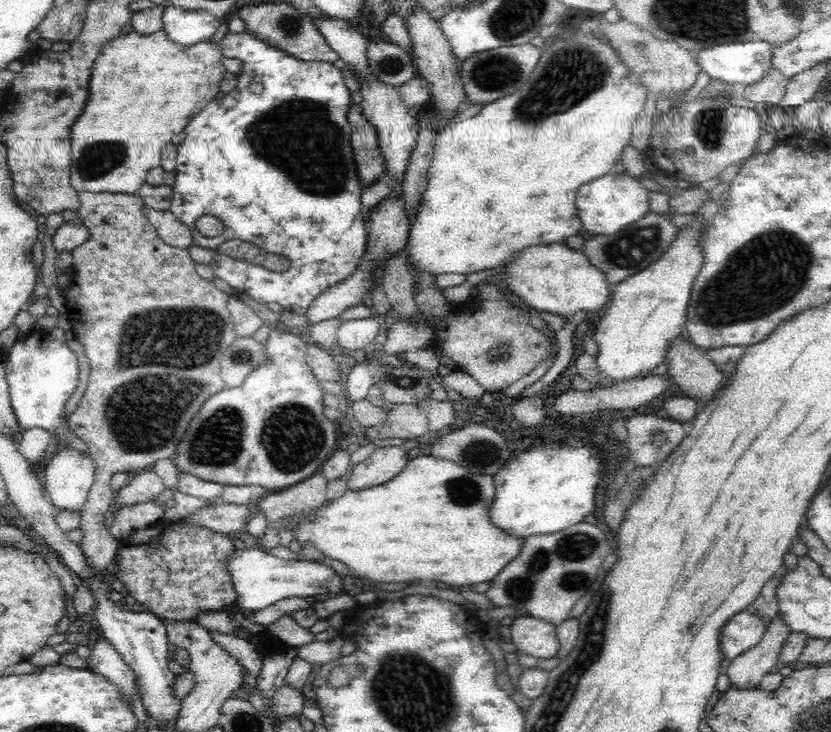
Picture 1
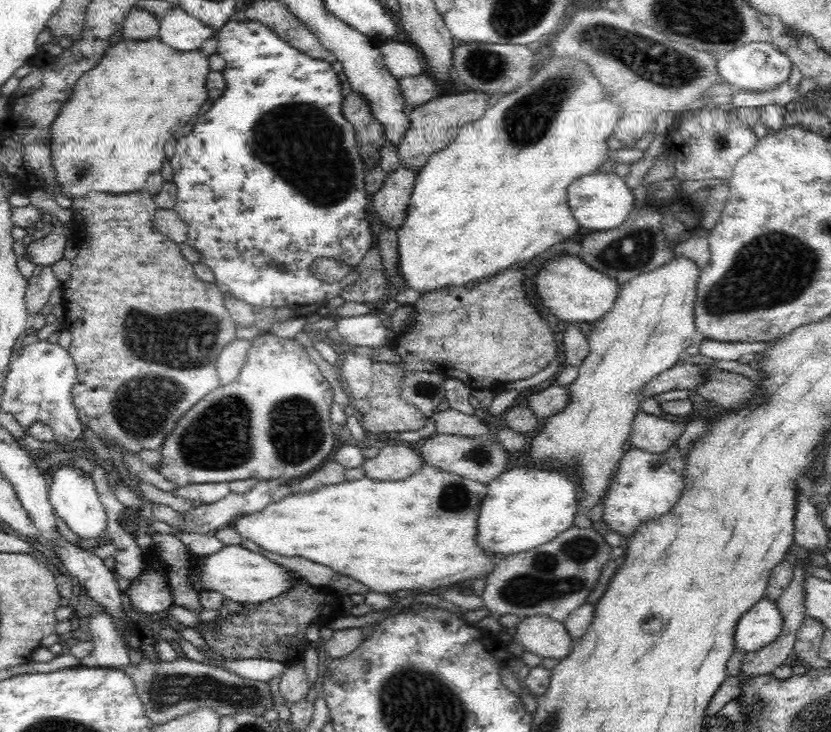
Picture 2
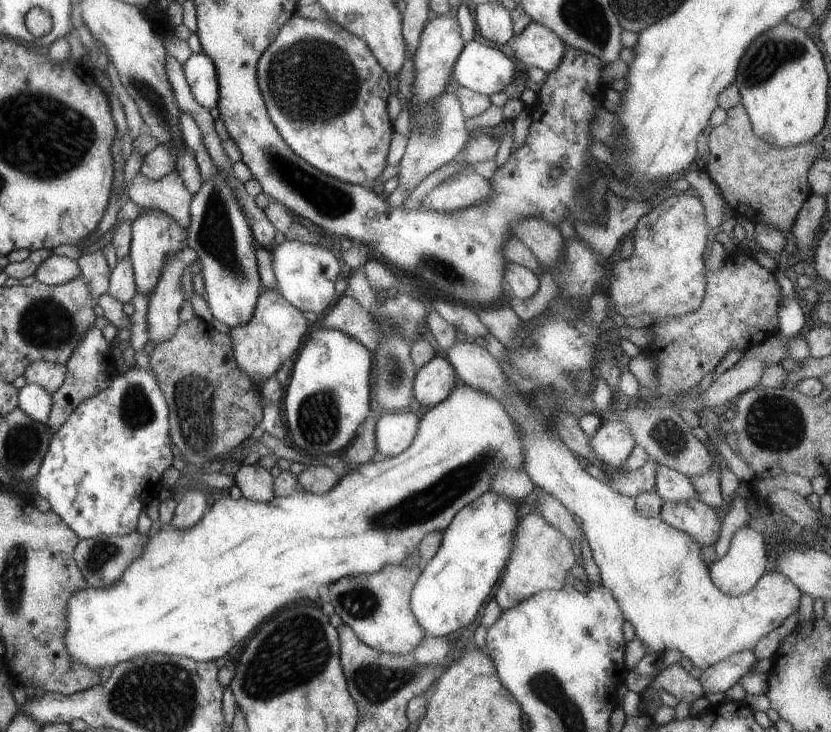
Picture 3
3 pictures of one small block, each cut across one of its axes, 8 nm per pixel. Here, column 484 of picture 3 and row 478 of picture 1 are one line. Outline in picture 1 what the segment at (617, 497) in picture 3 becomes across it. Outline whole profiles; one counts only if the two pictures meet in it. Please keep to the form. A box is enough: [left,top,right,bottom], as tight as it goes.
[348,445,410,490]

